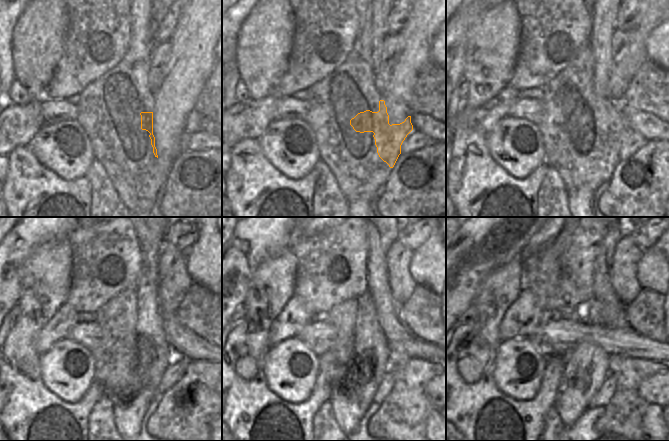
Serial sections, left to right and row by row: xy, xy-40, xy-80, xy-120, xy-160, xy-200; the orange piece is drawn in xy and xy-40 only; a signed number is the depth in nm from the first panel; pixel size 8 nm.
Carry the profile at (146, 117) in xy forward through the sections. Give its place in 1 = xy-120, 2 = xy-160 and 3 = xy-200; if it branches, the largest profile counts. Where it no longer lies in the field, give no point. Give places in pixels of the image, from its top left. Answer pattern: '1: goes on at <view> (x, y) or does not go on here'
1: goes on at xy-120 (151, 345)
2: goes on at xy-160 (349, 405)
3: goes on at xy-200 (573, 397)

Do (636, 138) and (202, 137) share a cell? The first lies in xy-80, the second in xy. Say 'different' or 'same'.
same

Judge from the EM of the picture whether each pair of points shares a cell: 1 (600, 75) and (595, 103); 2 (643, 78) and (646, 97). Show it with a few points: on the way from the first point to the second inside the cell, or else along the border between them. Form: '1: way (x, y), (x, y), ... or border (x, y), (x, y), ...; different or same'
1: border (593, 85), (602, 99), (601, 108), (597, 112); different
2: way (646, 83), (646, 92); same

